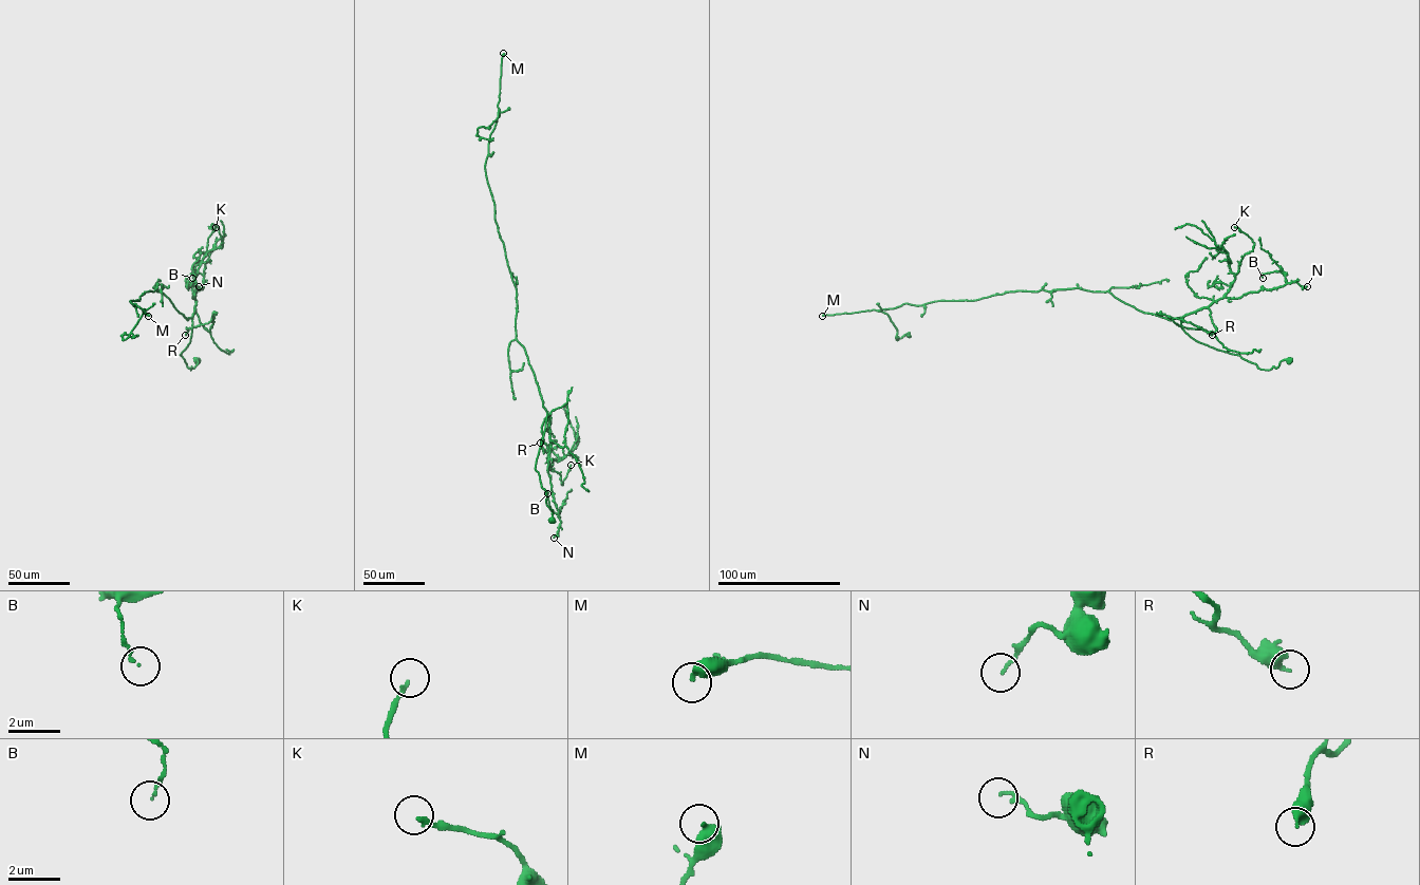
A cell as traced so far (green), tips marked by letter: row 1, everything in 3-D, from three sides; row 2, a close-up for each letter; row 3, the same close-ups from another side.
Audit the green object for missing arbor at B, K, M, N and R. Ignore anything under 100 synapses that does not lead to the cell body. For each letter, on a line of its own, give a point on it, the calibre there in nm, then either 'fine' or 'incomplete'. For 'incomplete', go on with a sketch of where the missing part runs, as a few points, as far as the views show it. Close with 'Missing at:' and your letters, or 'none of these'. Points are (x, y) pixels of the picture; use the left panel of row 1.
B: place (192, 278); calibre 110 nm; fine
K: place (216, 227); calibre 150 nm; fine
M: place (148, 316); calibre 480 nm; fine
N: place (199, 286); calibre 100 nm; fine
R: place (185, 335); calibre 480 nm; fine
Missing at: none of these

